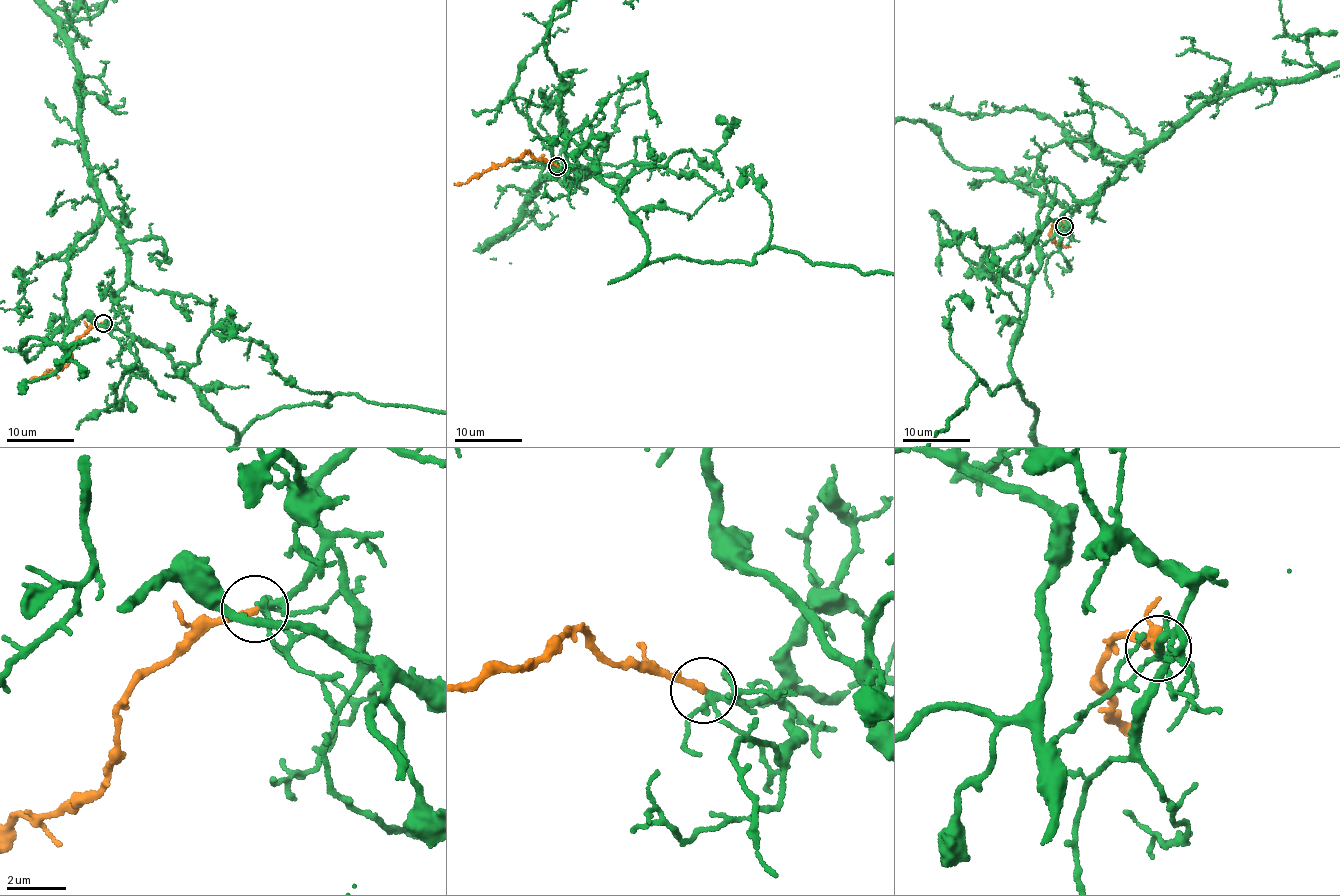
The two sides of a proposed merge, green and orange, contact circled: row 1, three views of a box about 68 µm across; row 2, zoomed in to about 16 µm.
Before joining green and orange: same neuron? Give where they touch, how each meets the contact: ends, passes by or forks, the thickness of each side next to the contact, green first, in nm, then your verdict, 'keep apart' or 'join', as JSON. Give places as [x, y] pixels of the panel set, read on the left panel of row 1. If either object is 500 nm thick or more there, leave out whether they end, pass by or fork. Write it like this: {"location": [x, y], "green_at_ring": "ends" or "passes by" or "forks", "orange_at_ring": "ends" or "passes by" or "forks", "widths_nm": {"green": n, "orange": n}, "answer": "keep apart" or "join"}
{"location": [103, 323], "green_at_ring": "forks", "orange_at_ring": "ends", "widths_nm": {"green": 180, "orange": 240}, "answer": "join"}

